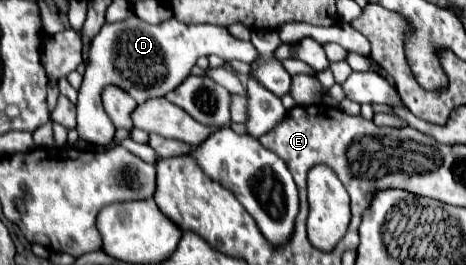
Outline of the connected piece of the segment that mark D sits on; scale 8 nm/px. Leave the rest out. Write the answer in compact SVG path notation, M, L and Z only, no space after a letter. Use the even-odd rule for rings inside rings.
M129 17L119 23L105 23L101 31L93 37L89 49L89 63L83 75L83 83L79 87L77 97L77 131L79 137L93 145L107 145L115 127L109 115L101 105L101 91L107 85L116 85L124 89L140 105L145 101L163 97L169 89L173 91L191 71L195 61L201 55L219 55L221 59L239 59L251 63L257 57L251 41L241 41L233 37L227 27L217 27L211 23L187 25L177 19L169 19L161 25L149 25L139 17ZM123 65L123 71L117 67ZM133 83L147 83L147 87L139 87Z

